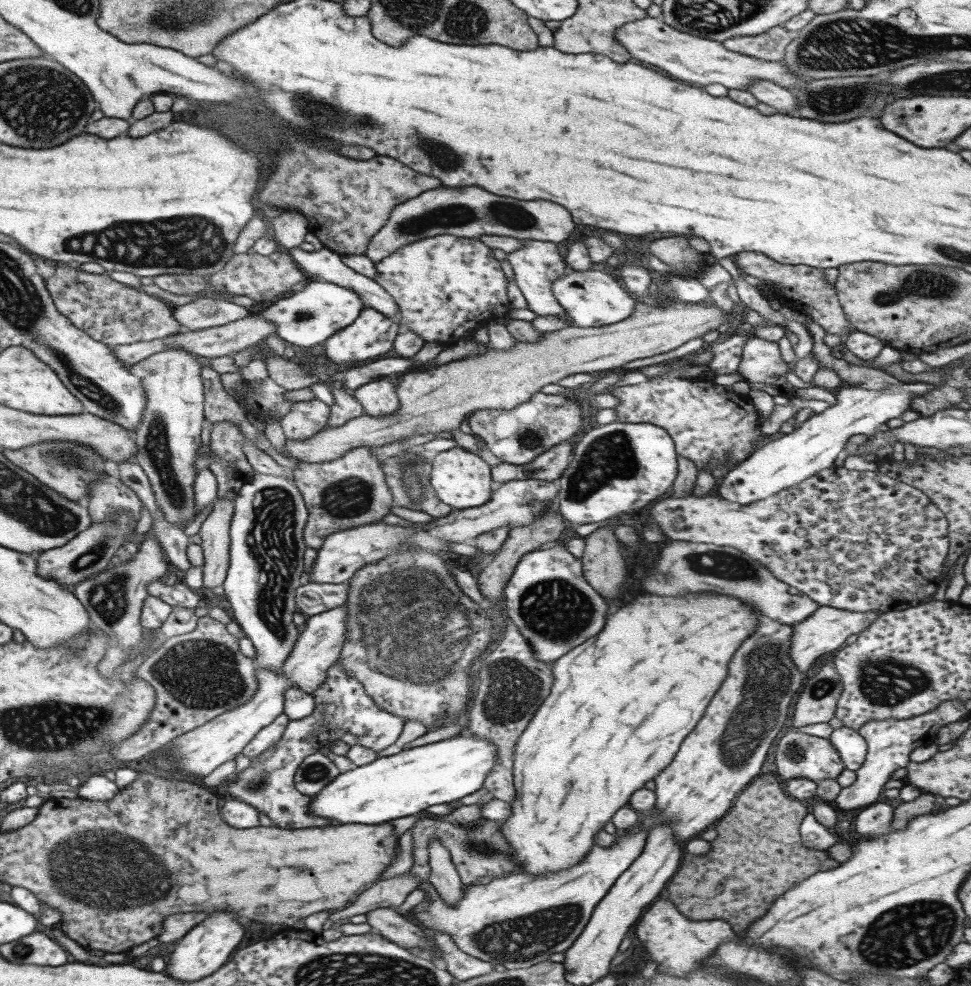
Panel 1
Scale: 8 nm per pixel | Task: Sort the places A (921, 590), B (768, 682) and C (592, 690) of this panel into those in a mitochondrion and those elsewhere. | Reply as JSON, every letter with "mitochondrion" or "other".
{"A":"other","B":"mitochondrion","C":"other"}

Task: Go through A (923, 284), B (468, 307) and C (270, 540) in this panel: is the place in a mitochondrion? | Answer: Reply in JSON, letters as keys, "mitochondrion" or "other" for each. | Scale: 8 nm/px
{"A":"mitochondrion","B":"other","C":"mitochondrion"}

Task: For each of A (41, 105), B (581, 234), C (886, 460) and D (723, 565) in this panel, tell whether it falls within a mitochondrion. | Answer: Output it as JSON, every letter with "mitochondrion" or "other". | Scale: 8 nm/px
{"A":"mitochondrion","B":"other","C":"other","D":"mitochondrion"}

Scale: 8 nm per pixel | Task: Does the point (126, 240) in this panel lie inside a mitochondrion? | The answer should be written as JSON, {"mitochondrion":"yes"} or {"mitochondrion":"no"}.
{"mitochondrion":"yes"}

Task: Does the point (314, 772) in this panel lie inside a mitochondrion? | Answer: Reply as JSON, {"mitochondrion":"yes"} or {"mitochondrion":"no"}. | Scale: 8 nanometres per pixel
{"mitochondrion":"yes"}

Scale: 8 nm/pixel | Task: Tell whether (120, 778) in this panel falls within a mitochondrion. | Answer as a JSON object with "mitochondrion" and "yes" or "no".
{"mitochondrion":"no"}

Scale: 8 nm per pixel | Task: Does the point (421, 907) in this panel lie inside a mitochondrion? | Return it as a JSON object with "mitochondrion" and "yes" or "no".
{"mitochondrion":"no"}

